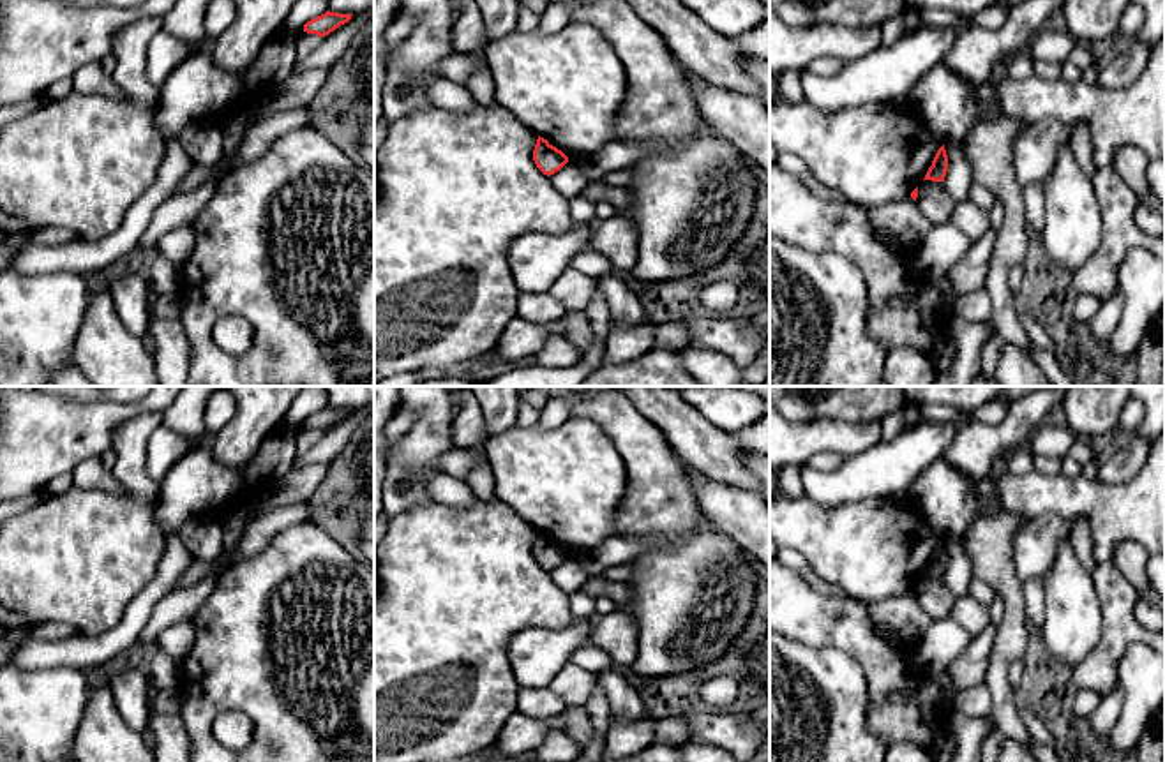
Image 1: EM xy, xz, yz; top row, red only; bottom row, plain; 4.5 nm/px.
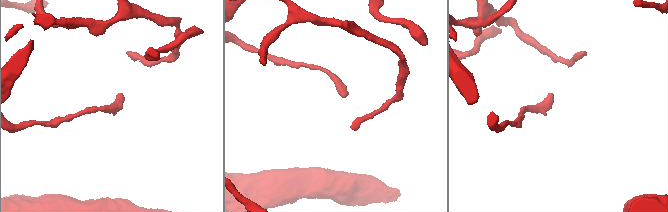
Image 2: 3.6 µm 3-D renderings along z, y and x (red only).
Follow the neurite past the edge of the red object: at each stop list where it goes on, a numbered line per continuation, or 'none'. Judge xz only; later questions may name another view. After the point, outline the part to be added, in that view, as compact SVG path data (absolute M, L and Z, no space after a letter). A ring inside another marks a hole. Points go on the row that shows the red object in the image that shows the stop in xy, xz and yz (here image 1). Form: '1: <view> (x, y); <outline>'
none

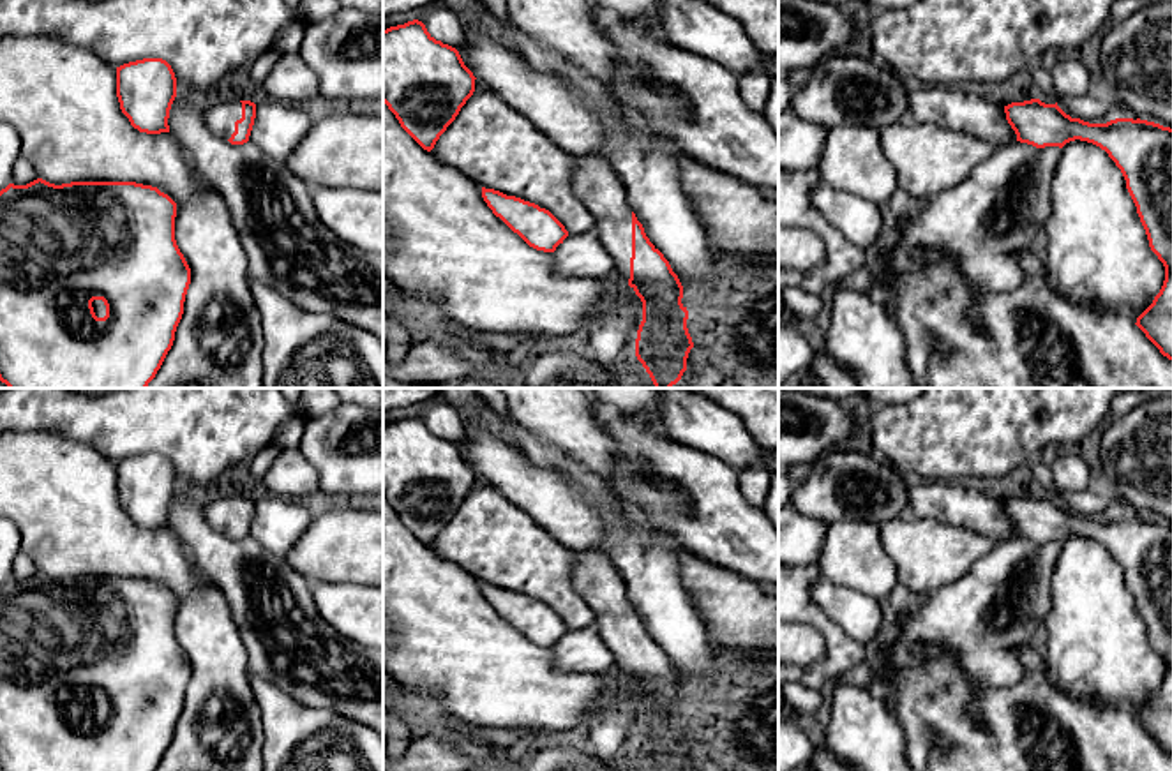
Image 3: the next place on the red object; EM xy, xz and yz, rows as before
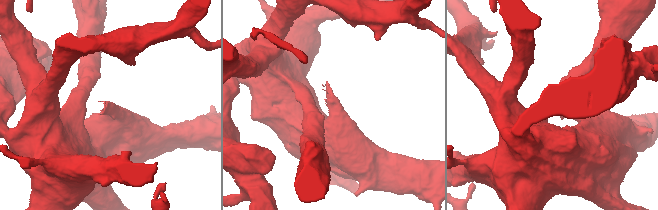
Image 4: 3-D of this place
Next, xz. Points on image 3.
1: xz (597, 186); M605 155L574 157L572 189L595 217L602 245L614 259L614 268L628 281L632 258L632 208L625 185Z

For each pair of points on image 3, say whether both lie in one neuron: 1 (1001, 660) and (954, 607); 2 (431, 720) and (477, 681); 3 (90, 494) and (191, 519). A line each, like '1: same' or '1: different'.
1: same
2: different
3: different

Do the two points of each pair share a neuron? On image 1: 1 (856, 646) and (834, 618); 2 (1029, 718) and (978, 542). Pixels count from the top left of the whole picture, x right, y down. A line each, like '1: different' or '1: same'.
1: same
2: different

